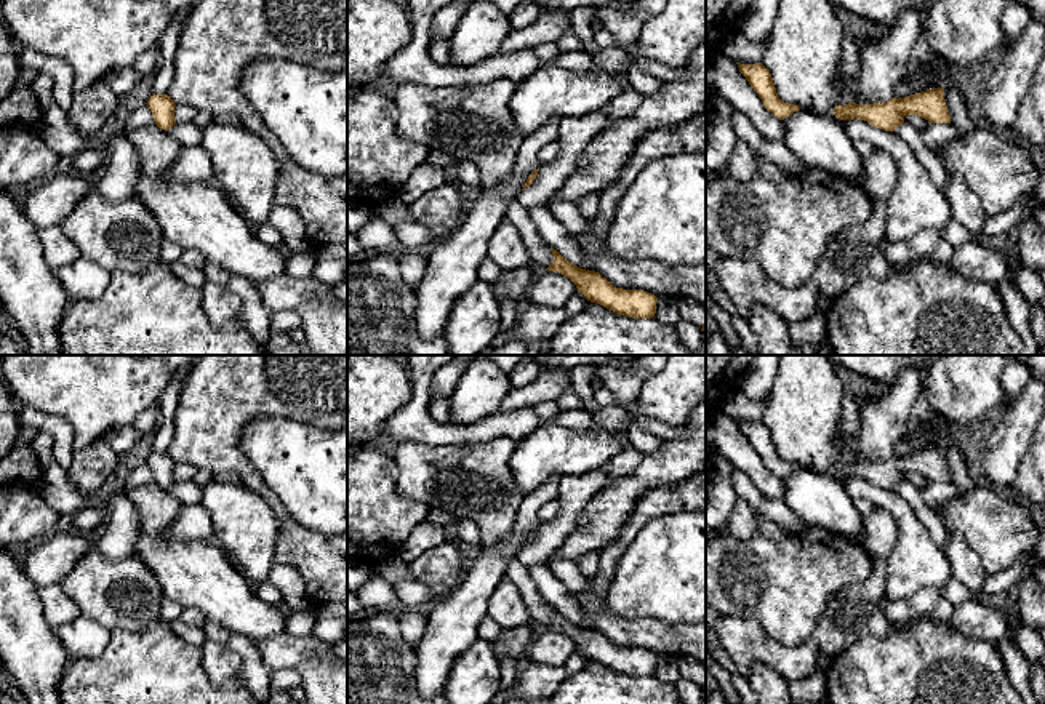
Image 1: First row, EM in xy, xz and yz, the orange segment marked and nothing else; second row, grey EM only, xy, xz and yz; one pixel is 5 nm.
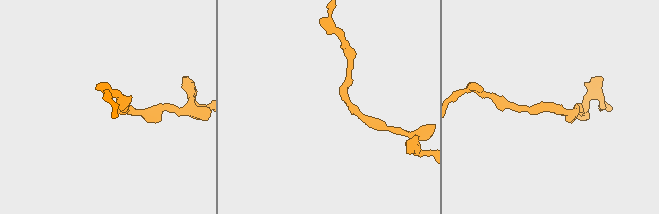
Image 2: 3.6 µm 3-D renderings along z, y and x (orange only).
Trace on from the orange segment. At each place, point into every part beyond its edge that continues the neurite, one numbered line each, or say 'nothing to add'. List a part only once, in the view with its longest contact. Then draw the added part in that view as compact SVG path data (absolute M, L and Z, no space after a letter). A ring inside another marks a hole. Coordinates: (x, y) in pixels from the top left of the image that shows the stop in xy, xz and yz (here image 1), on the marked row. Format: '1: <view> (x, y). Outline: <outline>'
nothing to add

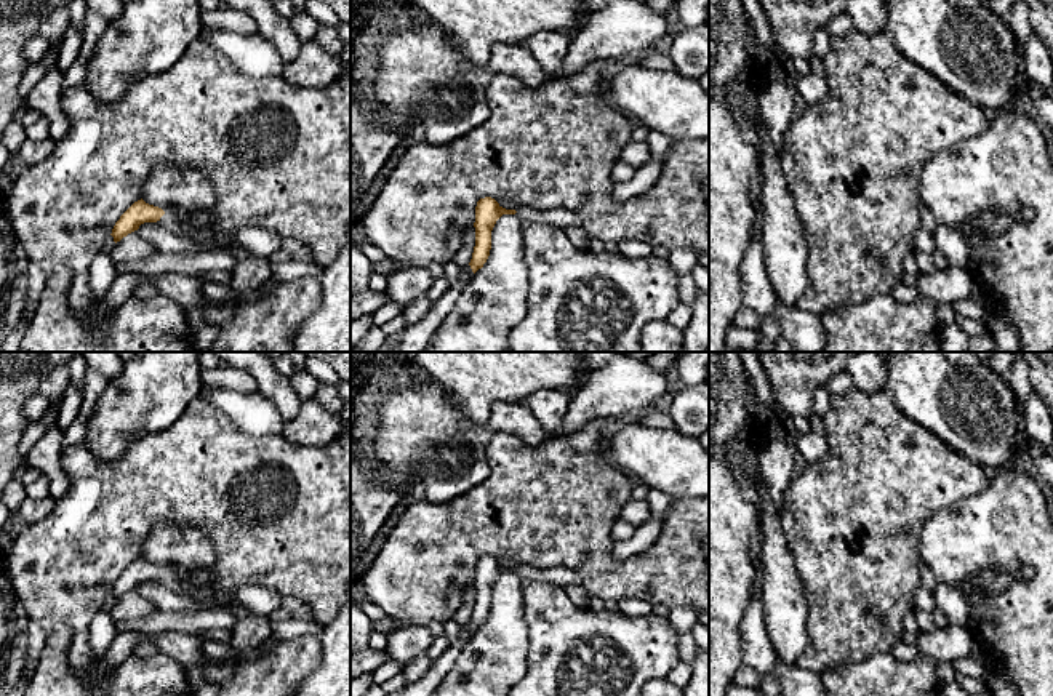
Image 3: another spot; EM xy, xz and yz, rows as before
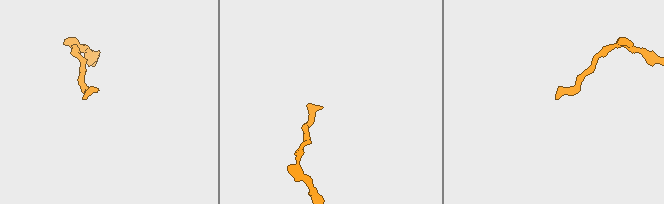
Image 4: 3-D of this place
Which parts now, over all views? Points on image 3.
1: xy (172, 220). Outline: M176 210L165 211L165 214L160 218L163 227L178 235L184 230L184 221L184 214Z

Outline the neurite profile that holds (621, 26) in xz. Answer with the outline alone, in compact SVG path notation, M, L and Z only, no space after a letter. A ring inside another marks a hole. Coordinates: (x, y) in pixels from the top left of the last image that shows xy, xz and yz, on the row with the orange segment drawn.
M611 0L587 14L571 32L562 77L576 74L591 62L648 48L664 38L666 13L651 10L648 0Z

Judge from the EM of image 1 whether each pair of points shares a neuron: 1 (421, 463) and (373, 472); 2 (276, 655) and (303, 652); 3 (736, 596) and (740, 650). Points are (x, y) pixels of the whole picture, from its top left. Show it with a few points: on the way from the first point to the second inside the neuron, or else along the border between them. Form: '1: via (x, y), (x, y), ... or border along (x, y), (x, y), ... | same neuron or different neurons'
1: border along (391, 456), (397, 469), (397, 493), (413, 501) | different neurons
2: via (282, 652), (296, 652) | same neuron
3: border along (722, 615), (751, 616), (770, 637) | different neurons

